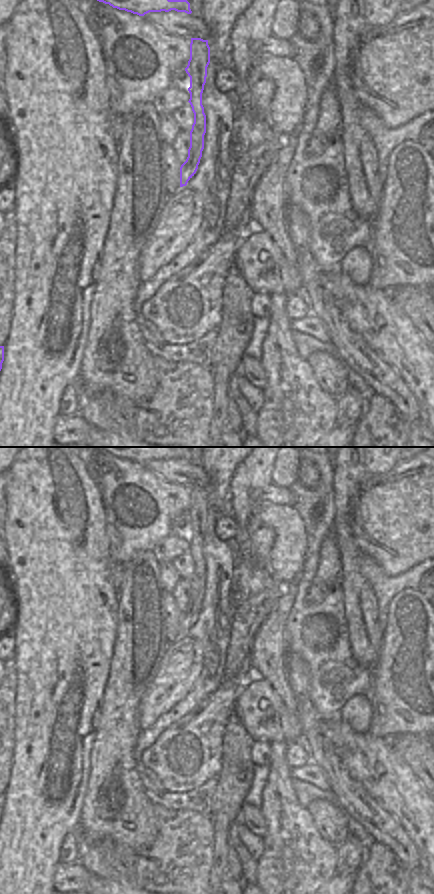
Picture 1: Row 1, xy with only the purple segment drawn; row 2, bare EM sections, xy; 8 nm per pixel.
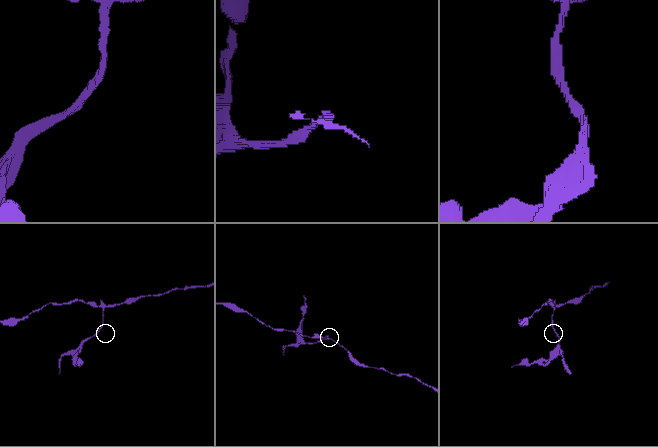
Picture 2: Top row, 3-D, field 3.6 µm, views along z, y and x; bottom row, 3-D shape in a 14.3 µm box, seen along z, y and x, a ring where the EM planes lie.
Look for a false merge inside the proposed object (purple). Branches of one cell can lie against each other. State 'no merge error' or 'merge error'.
merge error

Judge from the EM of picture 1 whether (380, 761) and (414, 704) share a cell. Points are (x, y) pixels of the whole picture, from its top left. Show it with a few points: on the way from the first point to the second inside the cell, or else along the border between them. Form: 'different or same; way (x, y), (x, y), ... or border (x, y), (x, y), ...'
different; border (367, 732), (377, 737), (389, 738)

